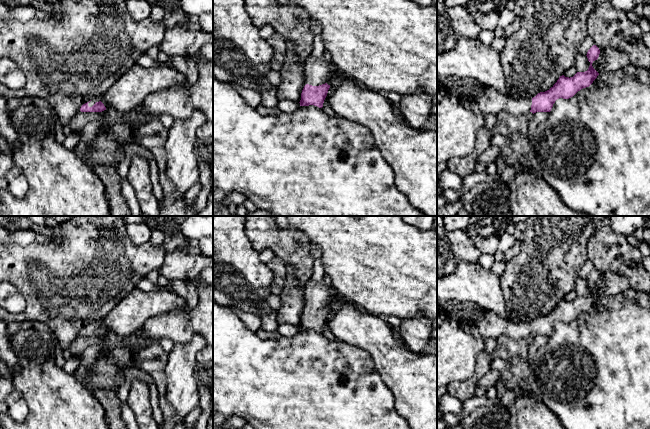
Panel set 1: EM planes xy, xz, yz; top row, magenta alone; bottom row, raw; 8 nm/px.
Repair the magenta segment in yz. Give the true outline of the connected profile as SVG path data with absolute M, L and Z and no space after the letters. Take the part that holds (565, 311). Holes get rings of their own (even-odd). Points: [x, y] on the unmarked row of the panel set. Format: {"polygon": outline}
{"polygon": "M593 269L587 276L590 290L585 296L577 296L573 301L560 300L557 306L547 315L538 317L532 323L514 323L507 318L502 318L494 312L474 311L445 311L440 309L447 318L458 322L474 324L484 338L498 338L508 336L514 340L532 336L550 336L553 328L559 322L569 323L578 315L589 311L599 297L593 292L592 287L598 283L600 274Z"}

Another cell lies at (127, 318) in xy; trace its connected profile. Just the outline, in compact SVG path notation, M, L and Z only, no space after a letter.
M171 289L147 292L132 290L101 322L114 340L139 336L145 323L153 317L185 308L187 302Z

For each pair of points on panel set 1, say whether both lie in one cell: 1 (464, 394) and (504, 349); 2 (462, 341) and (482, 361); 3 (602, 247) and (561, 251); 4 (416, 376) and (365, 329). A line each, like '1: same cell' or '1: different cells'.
1: same cell
2: different cells
3: different cells
4: same cell

